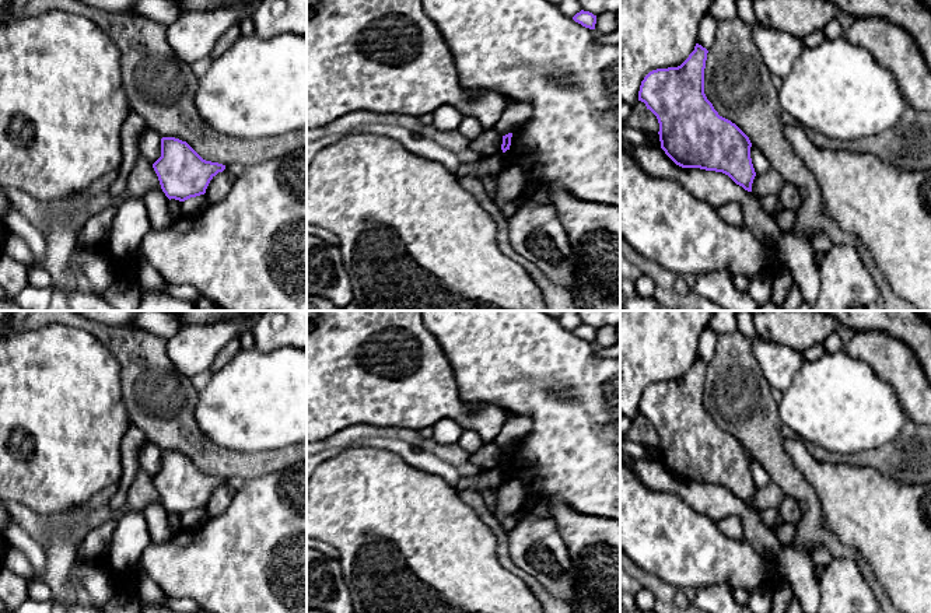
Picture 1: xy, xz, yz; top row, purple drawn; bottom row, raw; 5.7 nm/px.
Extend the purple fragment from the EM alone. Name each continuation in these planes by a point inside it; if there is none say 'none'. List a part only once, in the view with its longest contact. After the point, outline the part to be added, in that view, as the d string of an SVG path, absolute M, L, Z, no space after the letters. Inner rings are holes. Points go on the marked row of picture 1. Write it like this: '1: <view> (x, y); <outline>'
none

